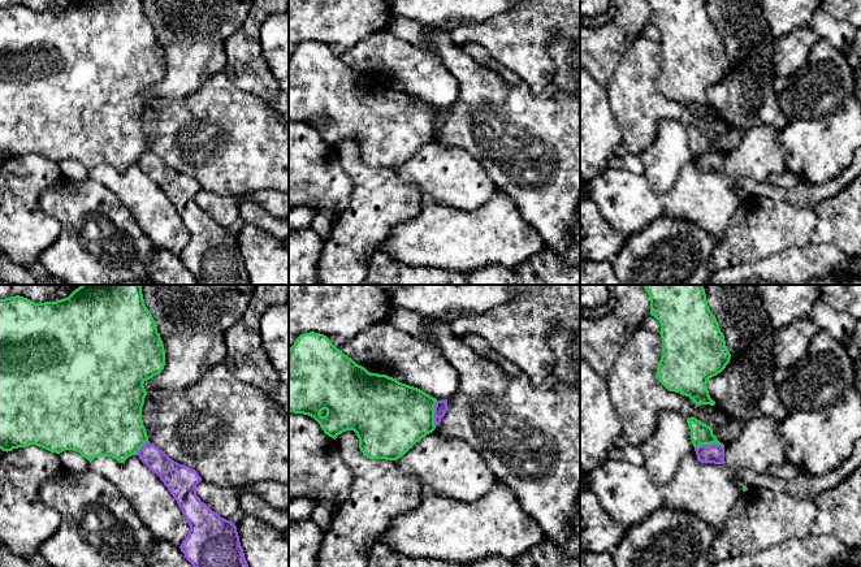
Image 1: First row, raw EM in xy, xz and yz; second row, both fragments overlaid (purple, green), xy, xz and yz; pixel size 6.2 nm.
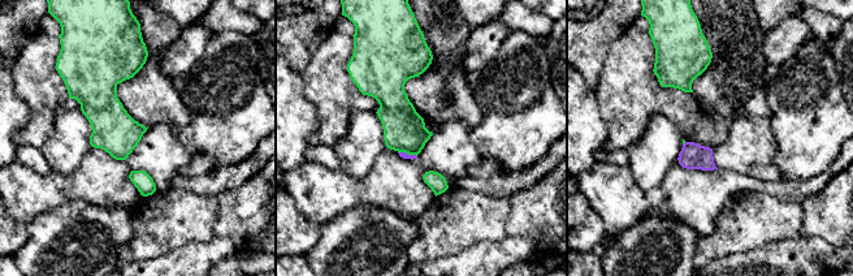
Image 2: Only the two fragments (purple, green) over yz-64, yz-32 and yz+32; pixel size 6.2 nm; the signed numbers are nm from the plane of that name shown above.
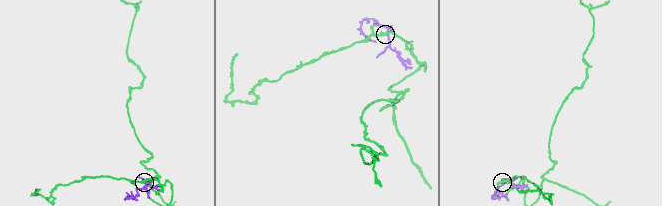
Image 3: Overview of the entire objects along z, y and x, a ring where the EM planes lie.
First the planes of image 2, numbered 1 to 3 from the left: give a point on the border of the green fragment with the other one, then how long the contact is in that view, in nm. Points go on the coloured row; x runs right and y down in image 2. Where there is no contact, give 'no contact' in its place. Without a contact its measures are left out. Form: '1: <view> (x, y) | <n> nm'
1: no contact
2: yz-32 (407, 154) | 120 nm
3: yz+32 (684, 143) | 30 nm

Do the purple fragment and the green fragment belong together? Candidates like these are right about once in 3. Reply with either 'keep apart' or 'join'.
keep apart

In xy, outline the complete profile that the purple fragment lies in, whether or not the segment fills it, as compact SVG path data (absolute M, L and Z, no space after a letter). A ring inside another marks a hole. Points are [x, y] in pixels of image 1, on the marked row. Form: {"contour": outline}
{"contour": "M147 441L137 453L139 459L156 473L170 494L176 498L190 529L179 549L192 567L248 567L239 542L237 527L212 511L196 495L196 485L202 481L199 473L172 460L163 450Z"}

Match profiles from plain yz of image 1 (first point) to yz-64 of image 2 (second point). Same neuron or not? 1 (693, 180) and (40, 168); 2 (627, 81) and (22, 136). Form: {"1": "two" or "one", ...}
{"1": "two", "2": "one"}

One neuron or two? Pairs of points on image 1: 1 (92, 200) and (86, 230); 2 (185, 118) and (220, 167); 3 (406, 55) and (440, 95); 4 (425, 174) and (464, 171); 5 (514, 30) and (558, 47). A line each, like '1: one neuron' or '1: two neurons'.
1: one neuron
2: one neuron
3: one neuron
4: one neuron
5: two neurons

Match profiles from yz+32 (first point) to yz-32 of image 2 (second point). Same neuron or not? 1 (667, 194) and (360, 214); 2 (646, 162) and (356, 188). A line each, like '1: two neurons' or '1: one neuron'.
1: two neurons
2: two neurons

